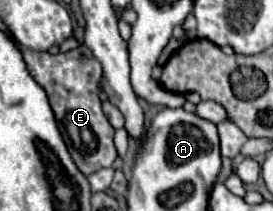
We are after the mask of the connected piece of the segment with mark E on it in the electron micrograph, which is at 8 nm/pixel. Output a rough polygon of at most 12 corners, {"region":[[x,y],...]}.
{"region":[[17,45],[83,175],[111,167],[115,129],[87,45]]}

